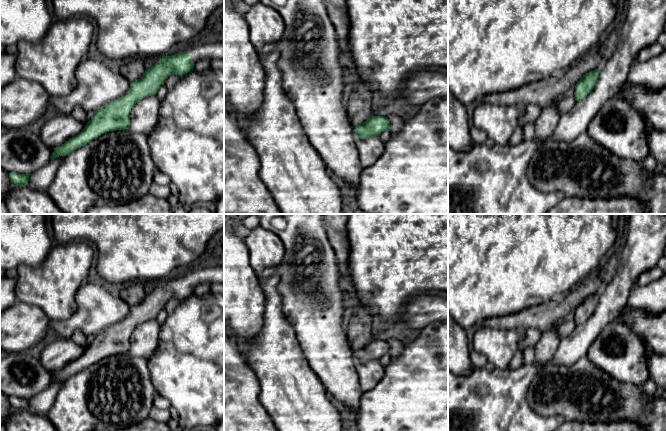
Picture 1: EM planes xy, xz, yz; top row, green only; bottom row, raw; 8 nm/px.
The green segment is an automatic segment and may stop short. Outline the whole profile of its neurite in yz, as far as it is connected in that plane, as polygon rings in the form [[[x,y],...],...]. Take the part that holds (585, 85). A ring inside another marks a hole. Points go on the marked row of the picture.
[[[600,69],[593,70],[583,75],[583,77],[577,82],[573,94],[576,101],[584,99],[593,90],[599,73]]]

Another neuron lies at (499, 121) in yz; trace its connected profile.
[[[478,102],[473,113],[473,126],[484,131],[488,138],[492,139],[495,144],[500,146],[510,146],[510,139],[519,126],[519,118],[525,113],[523,106],[504,105],[504,104],[488,104]]]

